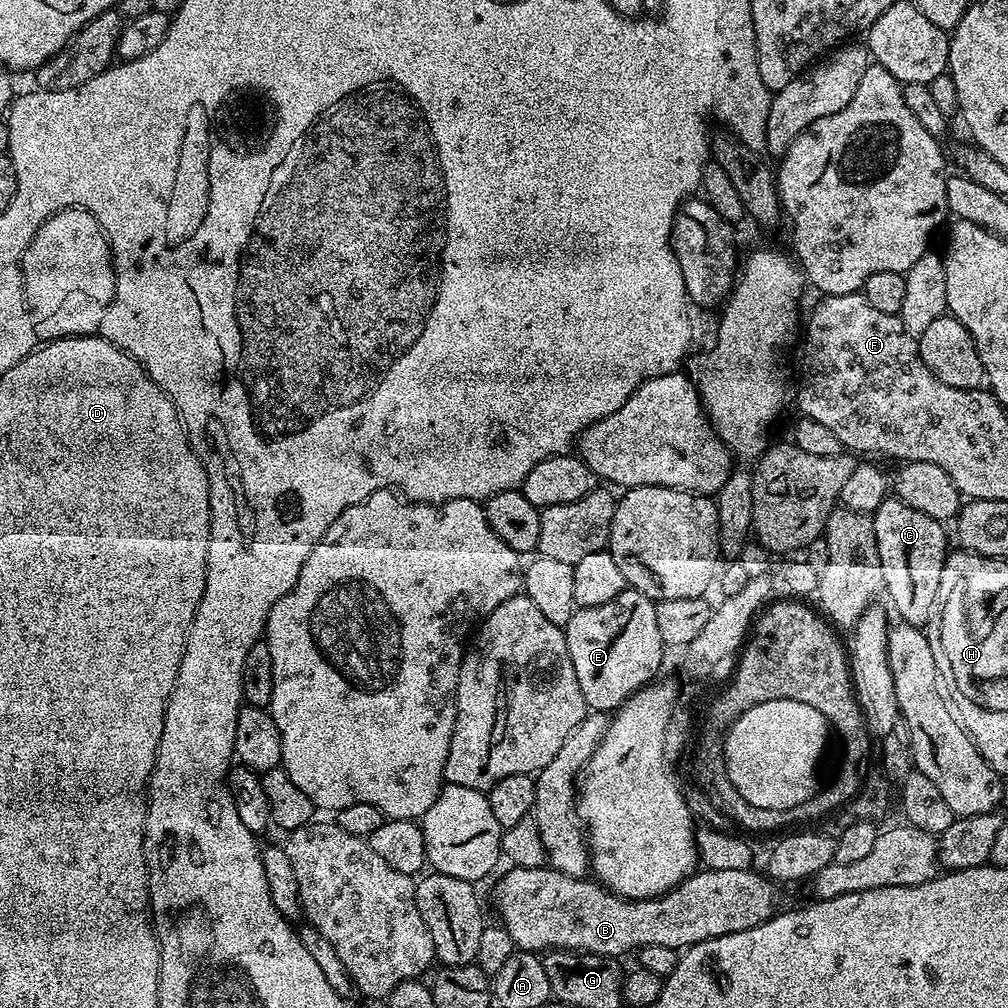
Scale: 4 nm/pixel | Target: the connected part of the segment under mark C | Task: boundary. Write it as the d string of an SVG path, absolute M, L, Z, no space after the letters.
M889 498L887 500L884 500L882 502L882 506L878 506L878 510L876 512L871 513L871 518L872 518L872 521L874 522L874 538L878 538L878 558L882 558L882 578L884 579L884 592L886 593L886 596L889 596L889 598L892 599L893 605L891 604L891 607L894 609L894 612L895 612L894 607L896 607L896 612L898 615L900 615L897 617L899 617L899 619L901 621L903 621L903 623L914 624L917 626L927 625L927 623L926 623L927 620L931 621L934 616L934 609L936 607L936 599L938 598L938 586L942 582L942 574L944 573L944 561L947 560L950 555L950 547L948 548L948 536L946 533L944 533L945 525L943 523L941 523L941 521L935 520L934 518L930 518L926 514L922 514L922 510L914 510L914 506L906 506L898 498Z

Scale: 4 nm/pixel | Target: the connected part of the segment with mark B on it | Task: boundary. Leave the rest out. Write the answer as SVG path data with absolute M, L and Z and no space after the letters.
M512 866L507 870L509 872L496 884L496 912L500 915L499 923L509 932L515 947L522 952L543 954L549 950L563 950L590 956L624 958L627 952L635 953L646 946L670 946L677 950L687 950L703 940L738 930L750 930L769 920L777 911L777 885L749 869L696 870L671 892L651 900L626 900L623 896L615 896L595 879L562 874L547 866Z

